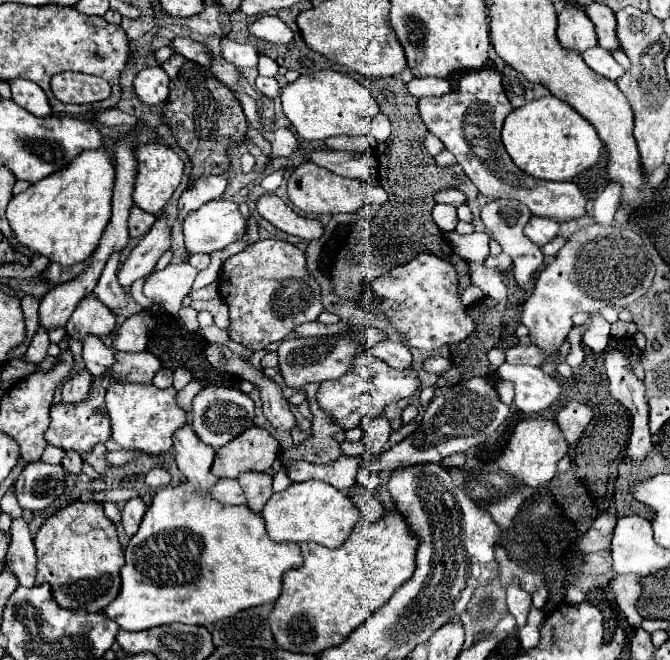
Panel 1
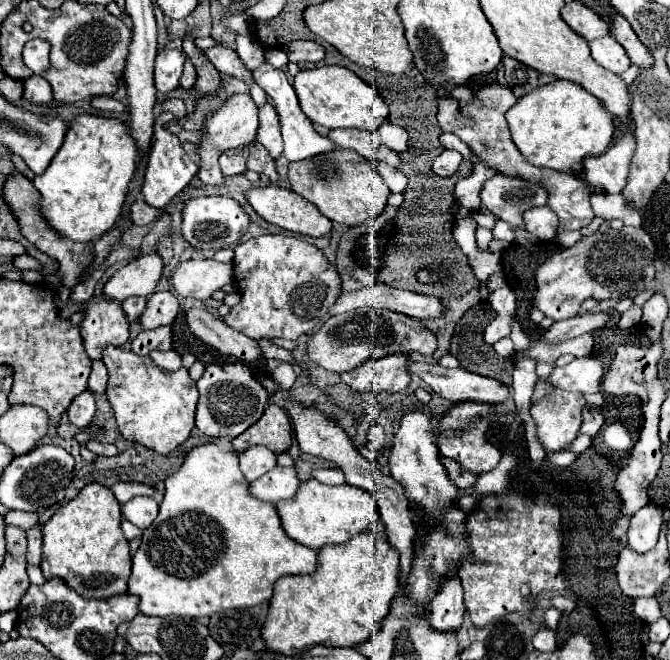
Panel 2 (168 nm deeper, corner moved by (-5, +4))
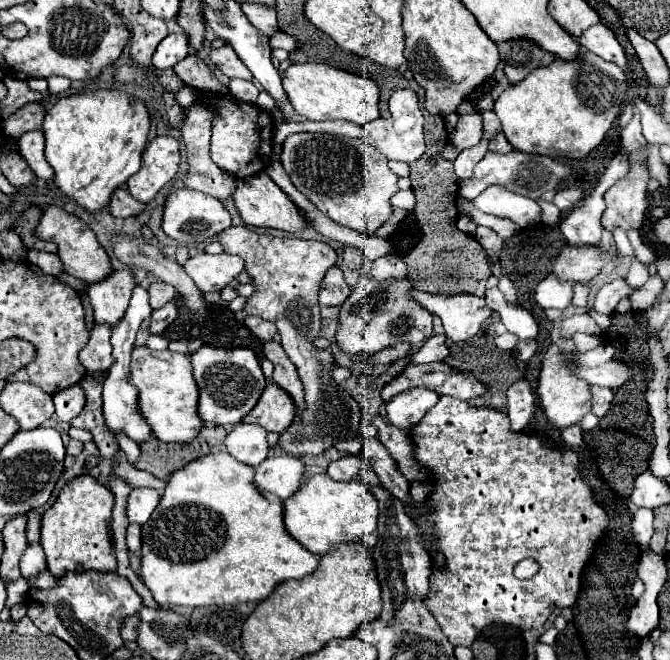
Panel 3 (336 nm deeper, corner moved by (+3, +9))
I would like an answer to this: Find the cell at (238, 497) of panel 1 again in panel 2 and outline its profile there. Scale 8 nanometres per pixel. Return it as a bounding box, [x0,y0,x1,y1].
[248,466,298,502]

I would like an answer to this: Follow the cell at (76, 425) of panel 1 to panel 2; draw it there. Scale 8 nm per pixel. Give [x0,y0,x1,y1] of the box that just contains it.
[130,326,172,358]

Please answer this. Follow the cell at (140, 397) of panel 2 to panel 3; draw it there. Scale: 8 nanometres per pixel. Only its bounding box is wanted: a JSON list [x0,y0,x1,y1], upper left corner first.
[130,347,204,443]

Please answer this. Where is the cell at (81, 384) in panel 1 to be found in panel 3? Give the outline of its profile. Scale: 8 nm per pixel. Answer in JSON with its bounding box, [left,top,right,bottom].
[54,385,84,423]

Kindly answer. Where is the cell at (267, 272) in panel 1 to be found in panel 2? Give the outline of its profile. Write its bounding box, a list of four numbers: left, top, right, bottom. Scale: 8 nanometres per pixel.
[224,234,340,340]

